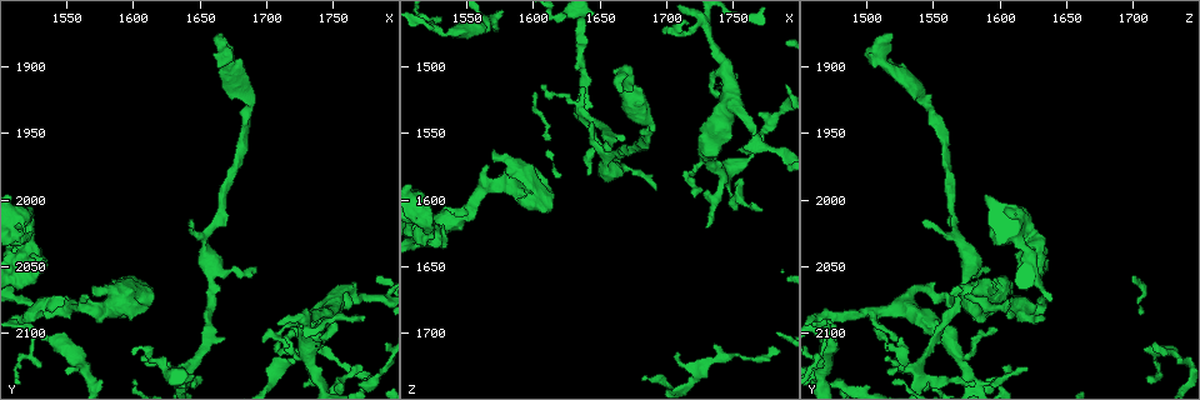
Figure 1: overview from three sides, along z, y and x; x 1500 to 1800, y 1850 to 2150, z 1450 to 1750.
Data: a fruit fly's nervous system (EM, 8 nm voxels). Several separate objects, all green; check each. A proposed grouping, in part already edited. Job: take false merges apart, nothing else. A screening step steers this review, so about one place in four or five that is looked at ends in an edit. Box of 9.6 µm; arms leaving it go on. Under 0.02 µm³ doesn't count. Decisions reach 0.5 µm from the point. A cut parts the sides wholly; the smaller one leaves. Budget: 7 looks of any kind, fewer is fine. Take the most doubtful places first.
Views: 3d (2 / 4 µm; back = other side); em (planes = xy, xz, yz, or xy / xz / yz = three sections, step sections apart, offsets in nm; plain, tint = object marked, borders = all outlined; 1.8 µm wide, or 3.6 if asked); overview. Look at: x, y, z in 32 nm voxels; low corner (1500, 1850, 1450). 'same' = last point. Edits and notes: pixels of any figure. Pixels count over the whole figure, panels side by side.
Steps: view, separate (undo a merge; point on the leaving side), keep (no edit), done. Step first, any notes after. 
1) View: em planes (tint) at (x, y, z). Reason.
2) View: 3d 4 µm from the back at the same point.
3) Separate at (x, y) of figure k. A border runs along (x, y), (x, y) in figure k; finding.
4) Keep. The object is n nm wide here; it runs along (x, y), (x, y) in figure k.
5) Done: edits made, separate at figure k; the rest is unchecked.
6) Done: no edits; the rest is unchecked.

View: em xy step 16 (tint) at (1532, 2082, 1622). Sudden change in width.

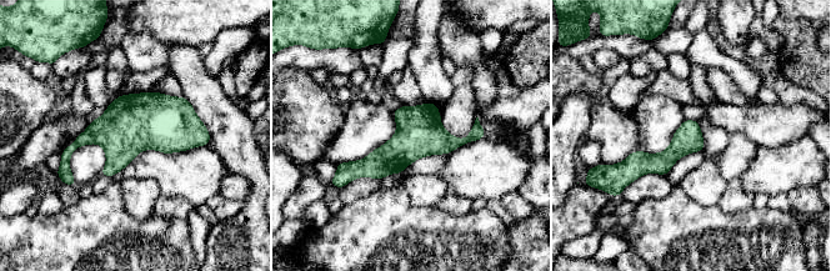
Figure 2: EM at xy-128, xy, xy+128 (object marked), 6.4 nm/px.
Keep. It runs along (481, 134), (410, 142), (348, 177) in figure 2; continuous, no second neuron.

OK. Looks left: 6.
View: 3d 4 µm at (1670, 1894, 1510). Abrupt turn.

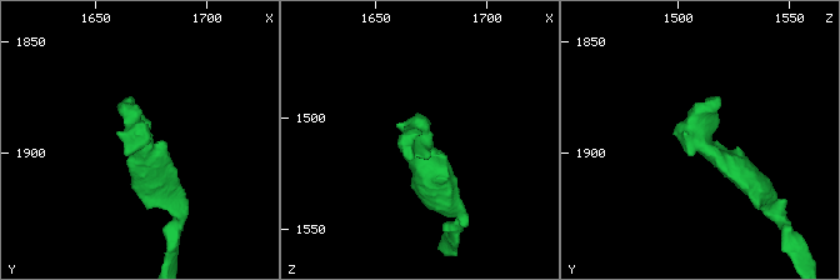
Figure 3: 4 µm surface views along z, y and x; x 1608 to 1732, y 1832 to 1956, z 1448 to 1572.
View: em 3.6 µm planes (tint) at (1669, 1895, 1509). Now the EM.

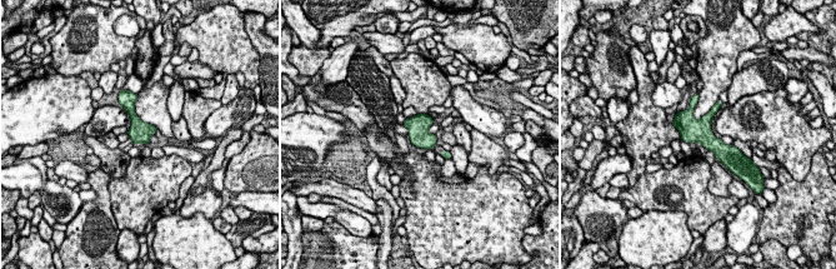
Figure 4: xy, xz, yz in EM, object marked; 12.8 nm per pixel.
Keep. It runs along (694, 100), (690, 120), (727, 157) in figure 4; continuous, no second neuron.

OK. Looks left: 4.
View: em planes (tint) at (1642, 2128, 1538). Sharp bend.

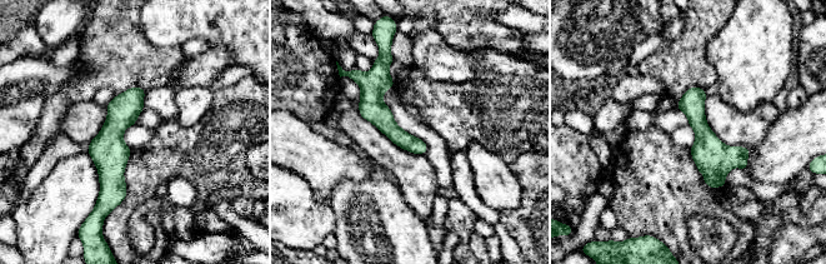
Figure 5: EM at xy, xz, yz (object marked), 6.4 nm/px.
Keep. It runs along (138, 90), (111, 134), (111, 203) in figure 5; continuous, no second neuron.

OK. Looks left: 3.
Done: no edits; the rest is unchecked.

